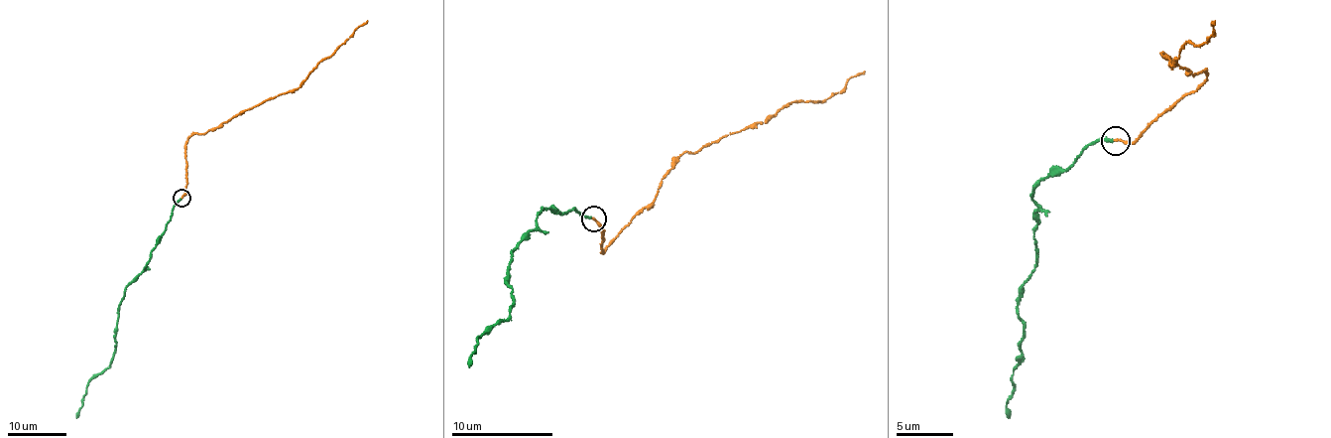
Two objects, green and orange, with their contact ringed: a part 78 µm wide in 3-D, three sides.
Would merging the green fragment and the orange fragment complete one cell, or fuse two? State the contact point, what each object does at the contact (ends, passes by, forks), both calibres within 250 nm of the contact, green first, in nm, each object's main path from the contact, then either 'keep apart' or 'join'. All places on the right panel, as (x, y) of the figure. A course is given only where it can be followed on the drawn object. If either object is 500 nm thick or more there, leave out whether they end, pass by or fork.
at (1116, 140); green ends there; orange ends there; 150 nm thick on the green side, 170 nm on the other; green runs (1113, 141), (1089, 144), (1072, 167), (1034, 186), (1035, 271), (1023, 283), (1017, 307), (1023, 336), (1009, 418); orange runs (1116, 140), (1135, 139), (1206, 76), (1160, 55), (1171, 68), (1181, 45), (1206, 44), (1214, 36), (1214, 20); join

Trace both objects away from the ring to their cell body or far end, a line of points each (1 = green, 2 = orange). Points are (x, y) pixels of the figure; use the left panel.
1: (181, 198), (172, 211), (144, 269), (126, 287), (116, 326), (116, 353), (110, 366), (90, 379), (76, 418)
2: (181, 198), (185, 190), (184, 151), (192, 135), (210, 131), (265, 100), (297, 89), (317, 66), (368, 20)

